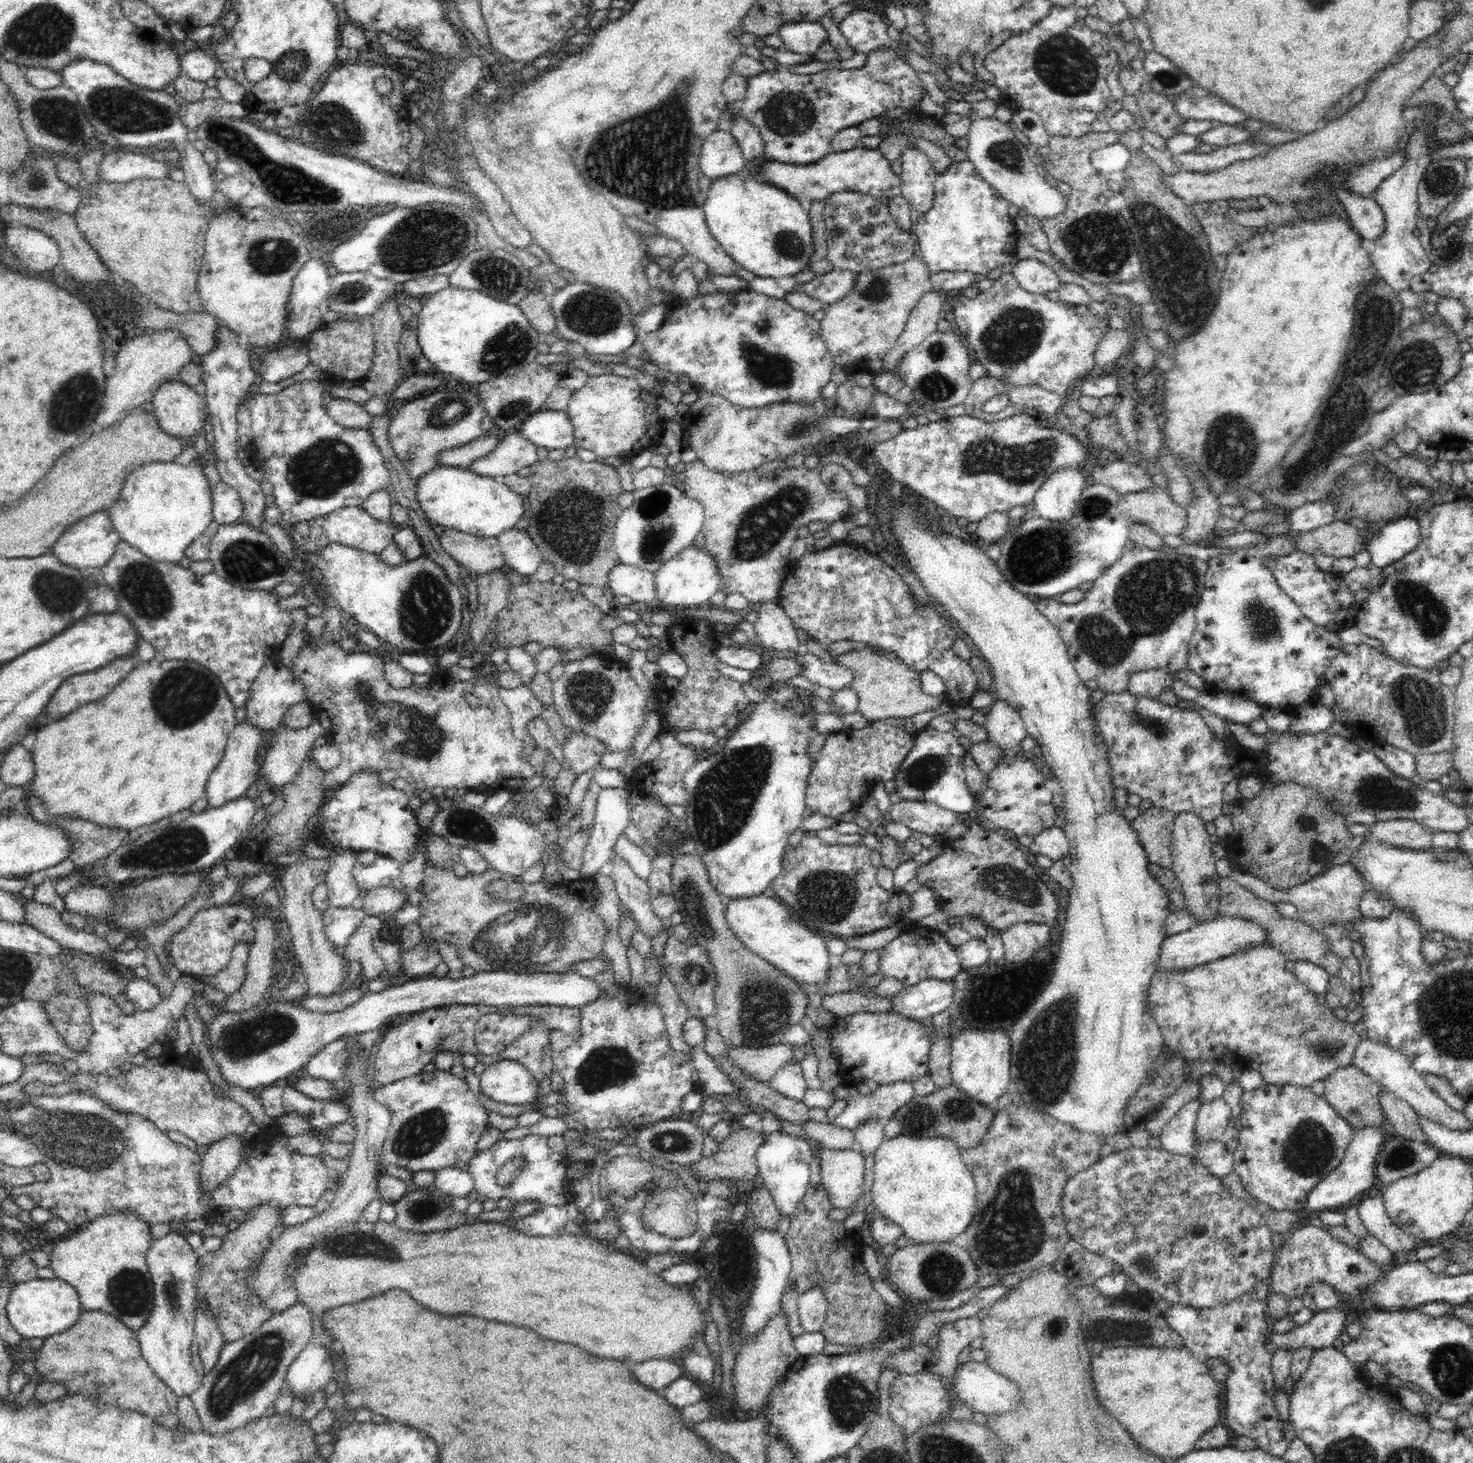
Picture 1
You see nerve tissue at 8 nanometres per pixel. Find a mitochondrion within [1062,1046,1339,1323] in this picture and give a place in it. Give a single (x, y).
(1146, 1264)

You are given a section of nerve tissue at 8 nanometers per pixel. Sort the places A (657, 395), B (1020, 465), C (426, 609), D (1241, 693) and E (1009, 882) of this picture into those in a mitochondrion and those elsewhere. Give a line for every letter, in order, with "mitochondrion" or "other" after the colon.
A: other
B: mitochondrion
C: mitochondrion
D: other
E: mitochondrion

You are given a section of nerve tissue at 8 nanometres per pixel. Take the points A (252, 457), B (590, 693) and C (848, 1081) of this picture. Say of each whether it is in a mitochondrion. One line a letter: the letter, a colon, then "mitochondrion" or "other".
A: other
B: mitochondrion
C: other

